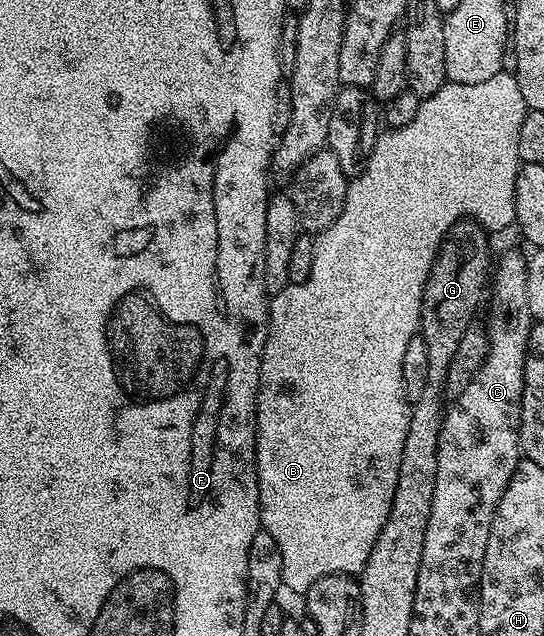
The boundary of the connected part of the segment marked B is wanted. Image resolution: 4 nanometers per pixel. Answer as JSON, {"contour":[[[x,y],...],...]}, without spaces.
{"contour":[[[501,71],[493,78],[473,85],[443,84],[441,90],[420,103],[417,118],[413,118],[409,126],[380,131],[365,170],[361,170],[361,174],[348,183],[341,218],[314,237],[313,270],[309,270],[309,278],[300,284],[288,283],[286,288],[270,297],[267,341],[259,367],[259,396],[255,400],[255,468],[259,479],[259,523],[262,531],[273,534],[273,542],[277,542],[277,550],[281,550],[283,588],[286,591],[306,594],[317,578],[338,572],[342,576],[362,573],[377,542],[377,534],[381,534],[389,518],[393,490],[397,490],[397,470],[401,470],[401,450],[405,450],[405,434],[409,430],[411,417],[401,378],[401,361],[405,359],[405,346],[409,346],[421,328],[419,319],[423,291],[431,263],[444,236],[458,220],[470,218],[492,233],[515,224],[515,187],[521,167],[517,134],[521,134],[521,122],[528,111],[525,98],[521,98],[521,86],[517,86],[517,78],[509,72]]]}

